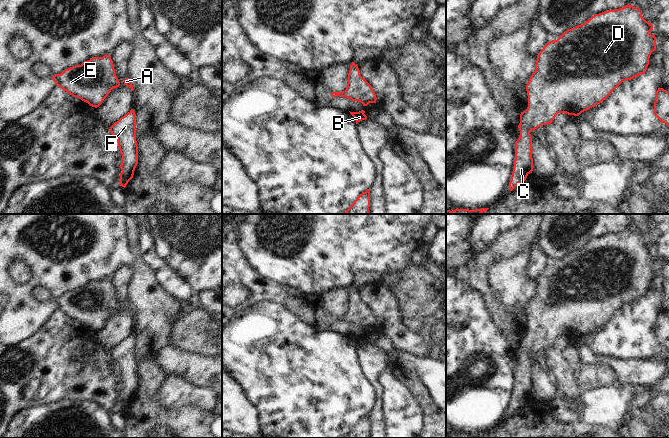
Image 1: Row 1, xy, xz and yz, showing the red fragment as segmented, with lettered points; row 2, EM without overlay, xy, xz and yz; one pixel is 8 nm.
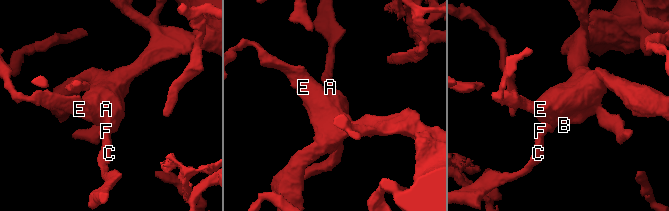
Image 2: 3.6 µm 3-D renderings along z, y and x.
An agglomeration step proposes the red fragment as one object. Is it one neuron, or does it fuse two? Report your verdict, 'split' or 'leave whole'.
leave whole

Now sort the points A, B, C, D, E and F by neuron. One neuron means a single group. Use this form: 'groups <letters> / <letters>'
groups A B C D E F

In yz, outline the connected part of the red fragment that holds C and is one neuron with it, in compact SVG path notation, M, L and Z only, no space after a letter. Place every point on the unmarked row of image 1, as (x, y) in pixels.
M630 228L614 234L595 238L582 249L565 255L557 264L547 266L537 279L535 295L527 309L528 331L520 338L518 352L520 360L515 367L515 384L509 414L523 407L533 395L532 361L530 356L542 349L551 348L558 337L578 340L582 336L600 328L623 305L631 304L644 298L649 289L649 282L656 274L656 261L651 259L652 247L642 241L642 235Z

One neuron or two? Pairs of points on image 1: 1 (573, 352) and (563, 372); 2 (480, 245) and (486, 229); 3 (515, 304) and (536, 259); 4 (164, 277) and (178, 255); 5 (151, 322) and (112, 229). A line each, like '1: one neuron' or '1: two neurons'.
1: two neurons
2: one neuron
3: two neurons
4: two neurons
5: one neuron

